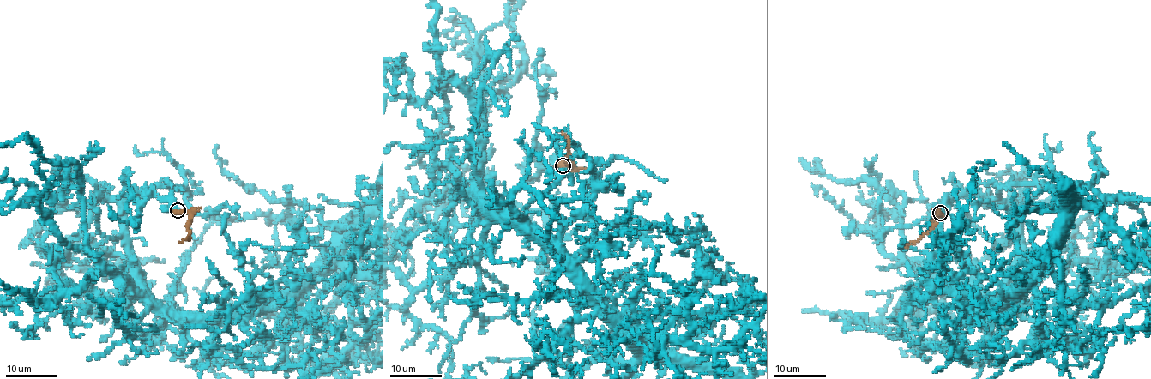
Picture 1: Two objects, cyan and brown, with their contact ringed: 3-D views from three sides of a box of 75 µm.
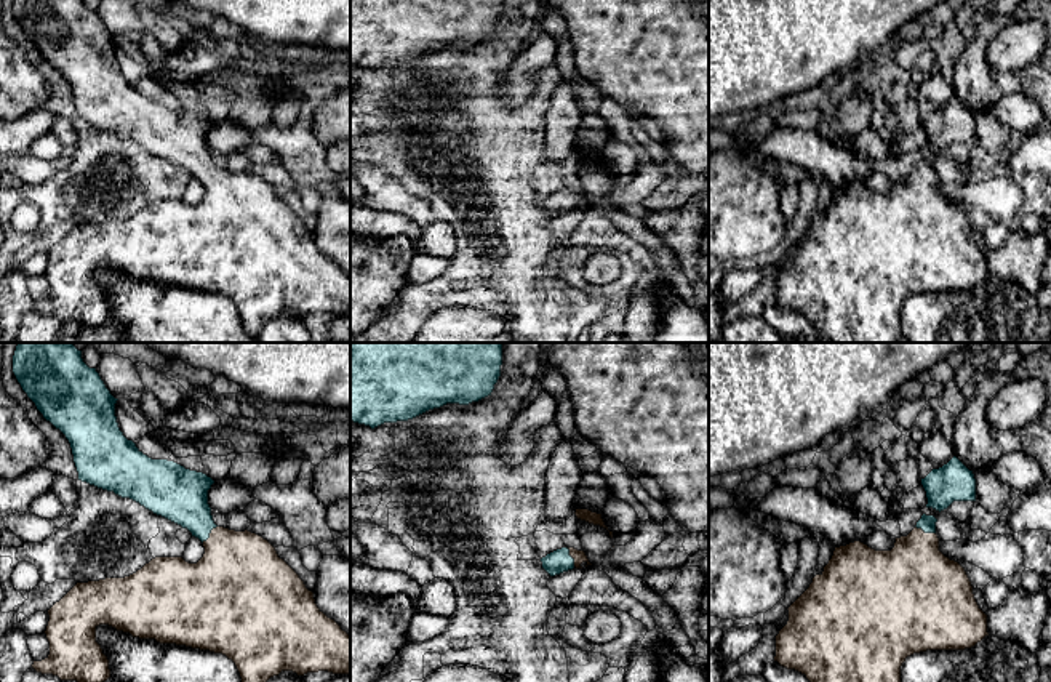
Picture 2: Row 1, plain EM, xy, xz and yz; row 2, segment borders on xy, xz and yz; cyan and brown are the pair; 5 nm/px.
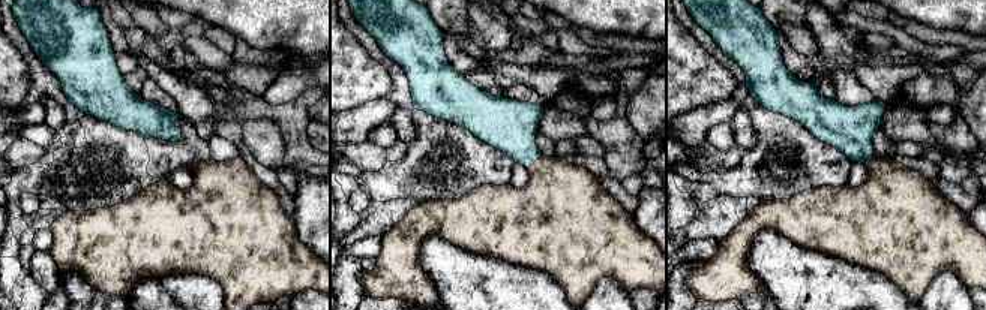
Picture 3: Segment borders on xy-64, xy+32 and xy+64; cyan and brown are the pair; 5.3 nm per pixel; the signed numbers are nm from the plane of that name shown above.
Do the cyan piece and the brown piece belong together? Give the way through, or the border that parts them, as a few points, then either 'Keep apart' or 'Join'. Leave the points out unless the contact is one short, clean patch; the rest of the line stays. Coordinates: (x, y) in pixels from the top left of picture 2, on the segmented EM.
Path across: yz (927, 522), (925, 532), (915, 557), (914, 580). Join

